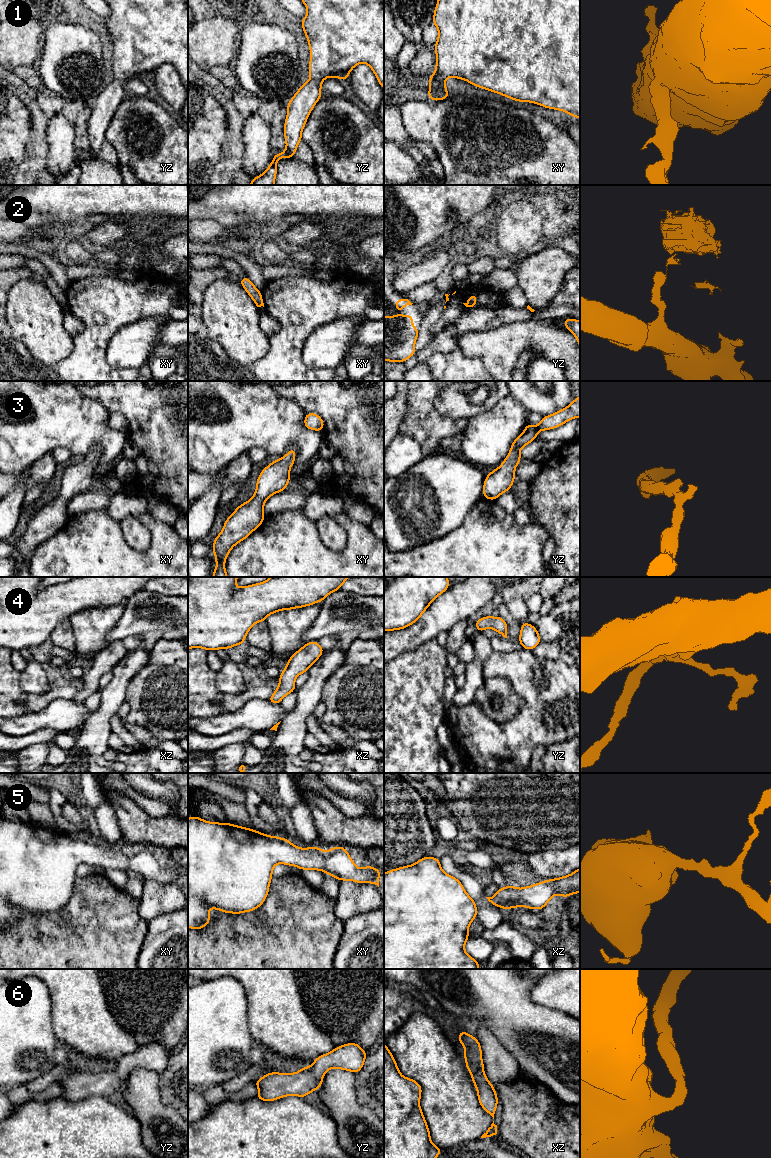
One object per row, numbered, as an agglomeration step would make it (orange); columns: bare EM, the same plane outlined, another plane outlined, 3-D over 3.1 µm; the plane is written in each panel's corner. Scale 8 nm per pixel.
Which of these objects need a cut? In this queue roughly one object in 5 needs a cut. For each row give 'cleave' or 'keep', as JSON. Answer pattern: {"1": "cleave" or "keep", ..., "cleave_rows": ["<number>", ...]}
{"1": "keep", "2": "cleave", "3": "keep", "4": "keep", "5": "keep", "6": "keep", "cleave_rows": ["2"]}

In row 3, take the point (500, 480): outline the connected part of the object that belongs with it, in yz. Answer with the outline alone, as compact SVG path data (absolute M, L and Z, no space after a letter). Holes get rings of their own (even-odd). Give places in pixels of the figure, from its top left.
M580 395L566 408L542 417L537 426L527 423L523 433L513 441L509 454L500 467L487 474L483 485L484 498L496 500L510 490L516 477L516 466L521 462L520 450L536 440L539 431L557 428L573 418L580 418Z

